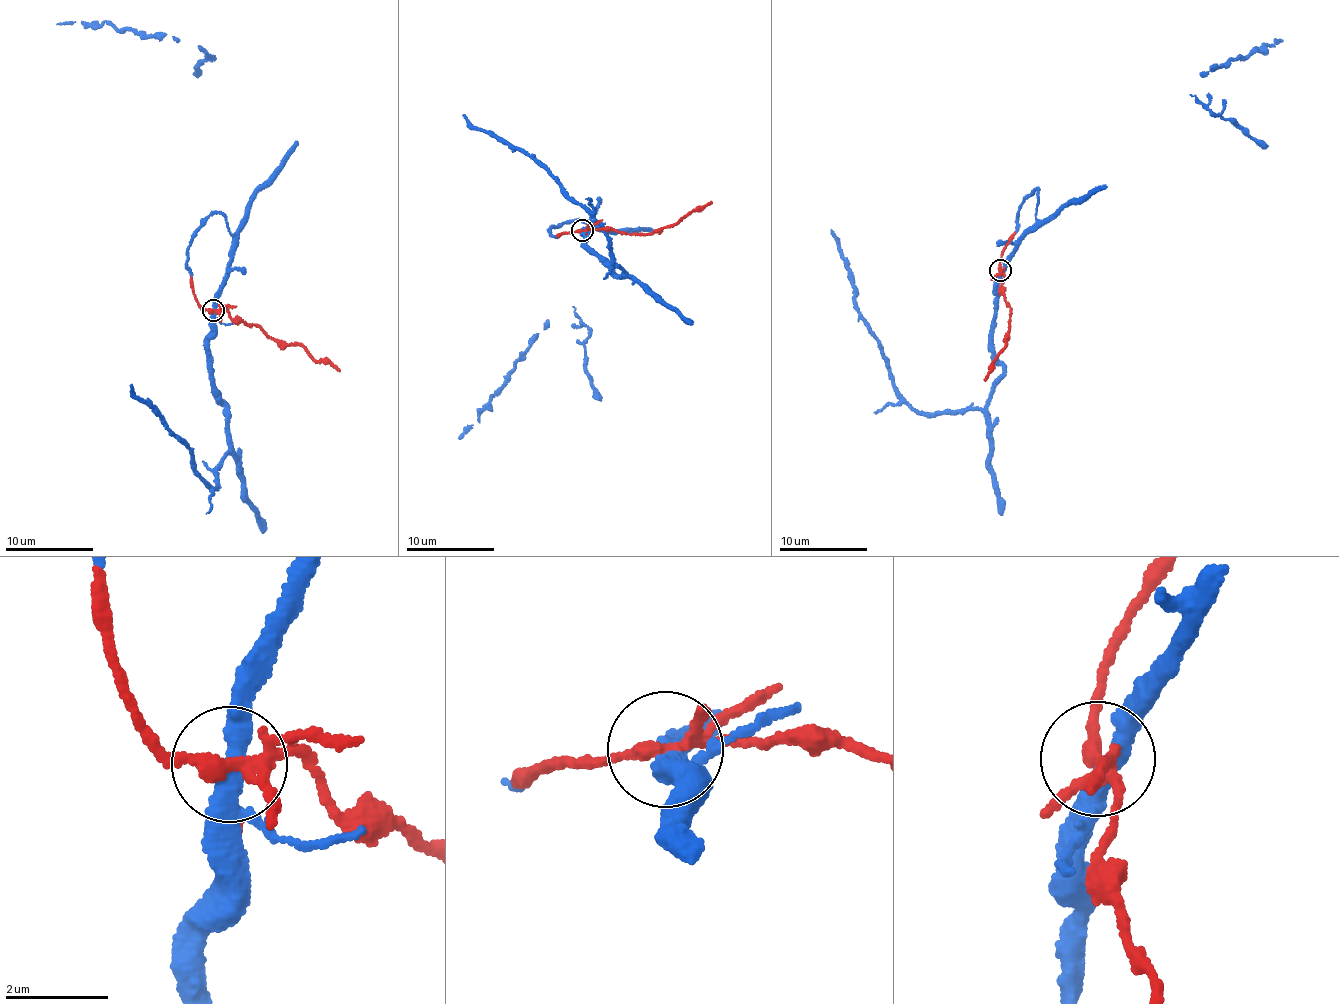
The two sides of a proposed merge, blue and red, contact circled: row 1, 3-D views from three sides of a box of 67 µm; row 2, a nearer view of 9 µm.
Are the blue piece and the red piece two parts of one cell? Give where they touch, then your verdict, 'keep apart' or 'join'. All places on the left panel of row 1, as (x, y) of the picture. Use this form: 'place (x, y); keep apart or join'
place (213, 310); join

